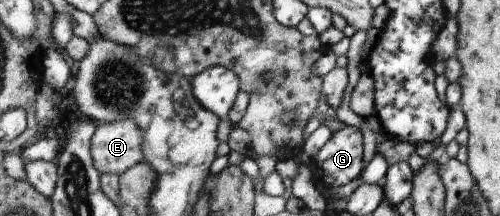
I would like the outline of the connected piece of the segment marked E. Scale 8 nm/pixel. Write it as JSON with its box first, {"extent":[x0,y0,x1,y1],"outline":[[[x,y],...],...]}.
{"extent":[92,118,145,175],"outline":[[[127,118],[109,123],[102,123],[96,129],[92,139],[92,154],[94,162],[101,175],[107,172],[124,174],[131,167],[145,160],[144,131],[135,118]]]}

